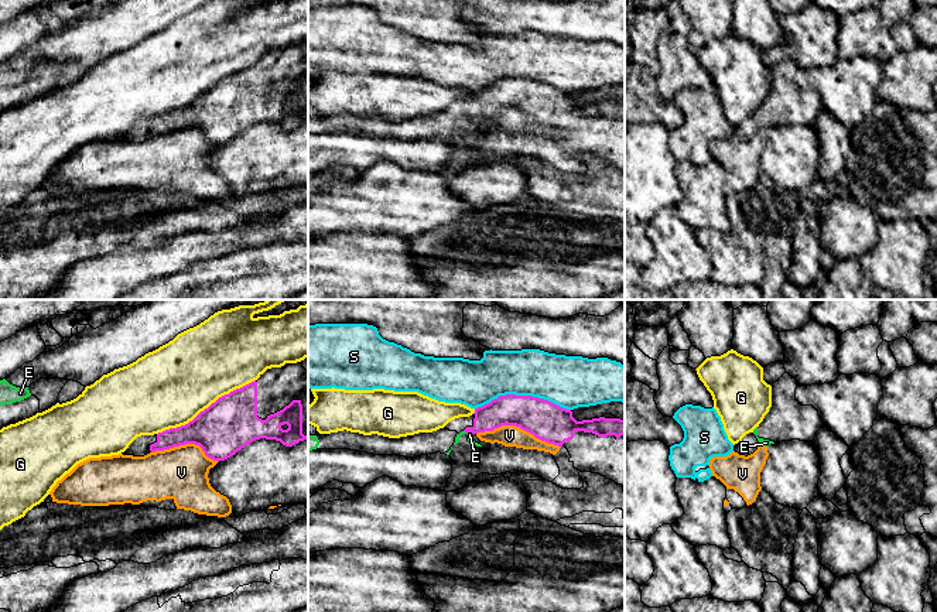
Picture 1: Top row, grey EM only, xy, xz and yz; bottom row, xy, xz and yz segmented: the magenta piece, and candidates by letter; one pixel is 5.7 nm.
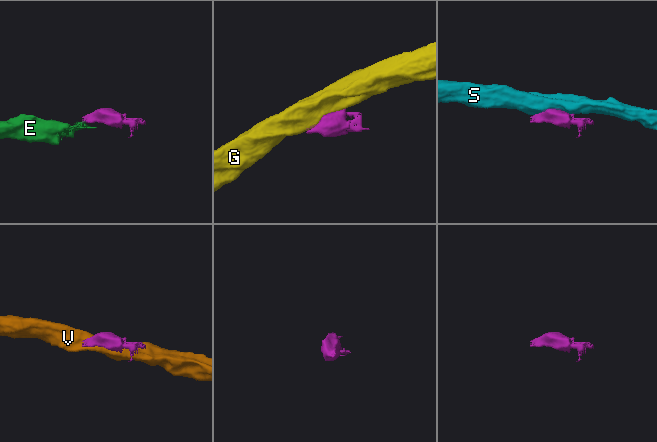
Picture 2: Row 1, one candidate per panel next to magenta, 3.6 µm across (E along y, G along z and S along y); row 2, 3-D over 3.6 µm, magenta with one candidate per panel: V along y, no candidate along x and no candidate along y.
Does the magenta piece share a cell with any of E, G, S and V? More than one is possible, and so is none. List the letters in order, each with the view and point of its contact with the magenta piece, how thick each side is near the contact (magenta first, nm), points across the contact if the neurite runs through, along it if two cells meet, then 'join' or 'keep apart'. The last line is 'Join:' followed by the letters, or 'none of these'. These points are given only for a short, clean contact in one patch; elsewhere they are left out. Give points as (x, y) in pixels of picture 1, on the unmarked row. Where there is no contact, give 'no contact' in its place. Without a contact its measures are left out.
E: contact xz (468, 115); calibres 180 and 30 nm; join
G: contact xy (205, 92); calibres 300 and 460 nm; keep apart
S: contact xz (523, 79); calibres 220 and 280 nm; keep apart
V: contact xz (519, 109); calibres 220 and 130 nm; keep apart
Join: E

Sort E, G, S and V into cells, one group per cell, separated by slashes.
E / G / S / V

